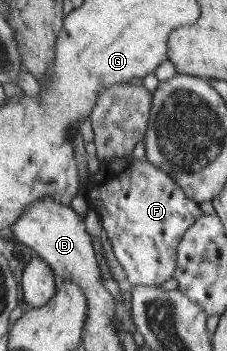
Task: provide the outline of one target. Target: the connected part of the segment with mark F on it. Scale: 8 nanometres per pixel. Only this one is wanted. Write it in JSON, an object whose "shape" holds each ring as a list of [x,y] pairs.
{"shape":[[[129,155],[110,163],[110,176],[105,174],[94,183],[94,202],[100,208],[103,230],[111,241],[114,255],[124,269],[127,279],[134,285],[160,286],[174,277],[177,269],[178,247],[187,230],[195,224],[203,210],[199,202],[189,198],[185,190],[167,172],[153,165],[147,156],[141,159]]]}

